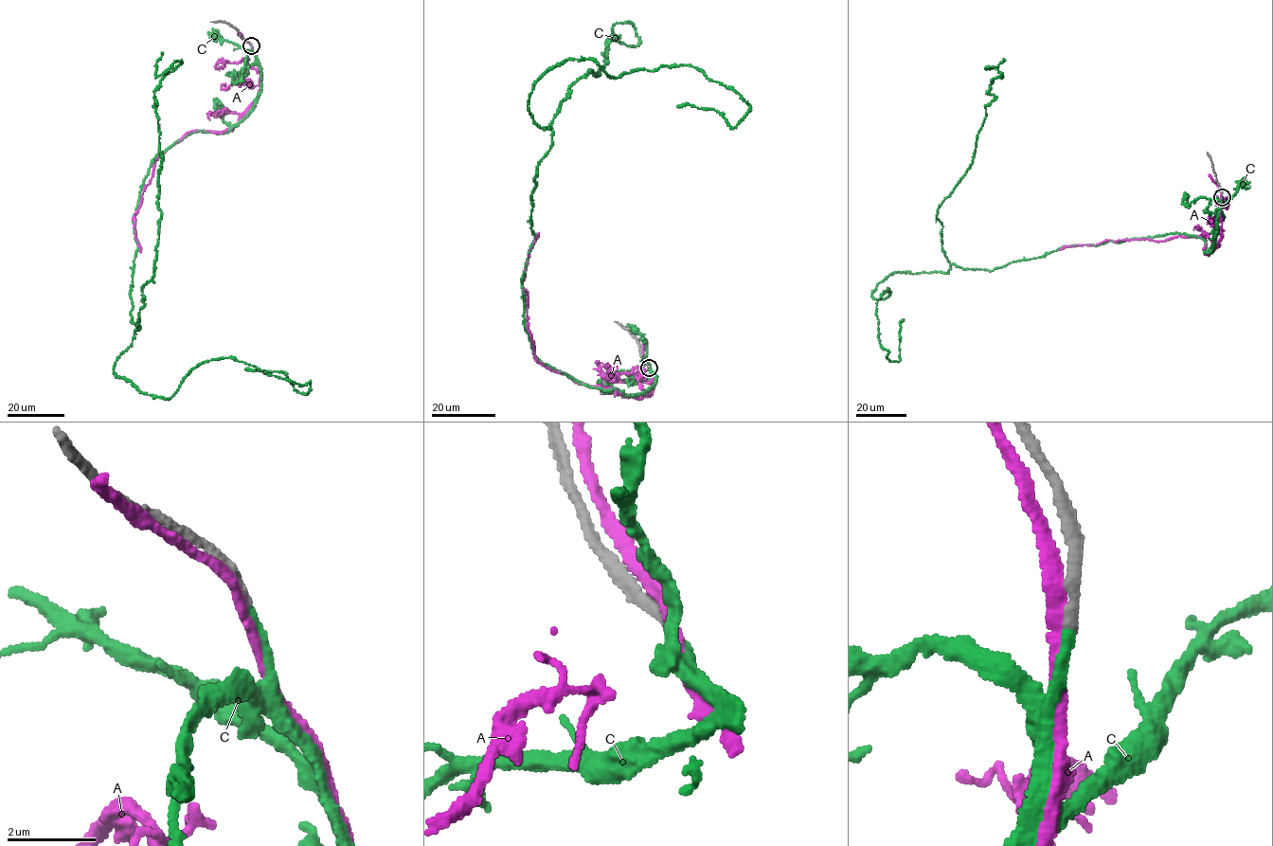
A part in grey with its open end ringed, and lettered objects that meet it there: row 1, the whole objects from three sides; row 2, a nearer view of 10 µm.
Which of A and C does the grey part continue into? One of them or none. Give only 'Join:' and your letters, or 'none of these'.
Join: C

